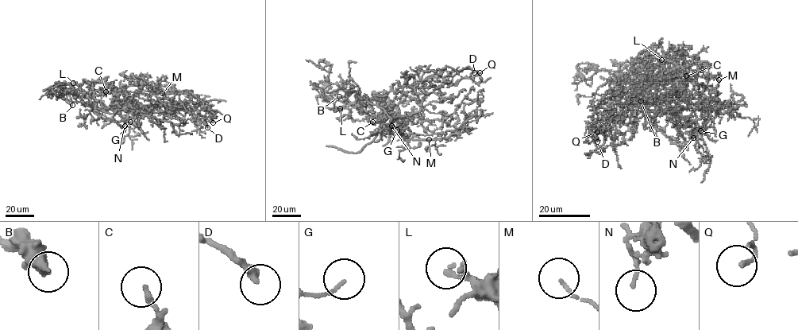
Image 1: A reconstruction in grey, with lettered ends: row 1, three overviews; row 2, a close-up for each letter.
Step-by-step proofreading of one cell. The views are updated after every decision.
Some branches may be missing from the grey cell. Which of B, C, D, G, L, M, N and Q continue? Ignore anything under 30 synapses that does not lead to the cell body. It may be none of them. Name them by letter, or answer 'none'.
none

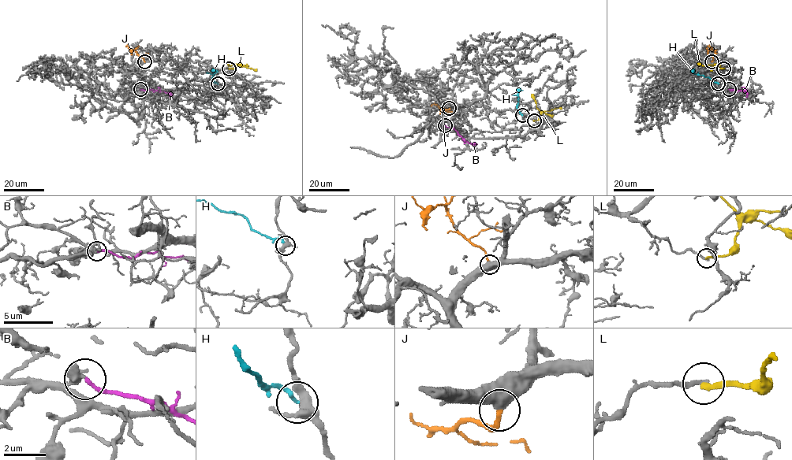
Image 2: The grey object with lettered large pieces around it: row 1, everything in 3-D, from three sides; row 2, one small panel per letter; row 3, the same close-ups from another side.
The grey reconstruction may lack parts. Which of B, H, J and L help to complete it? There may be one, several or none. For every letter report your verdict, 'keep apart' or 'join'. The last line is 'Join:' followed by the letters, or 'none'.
B: keep apart
H: keep apart
J: join
L: keep apart
Join: J

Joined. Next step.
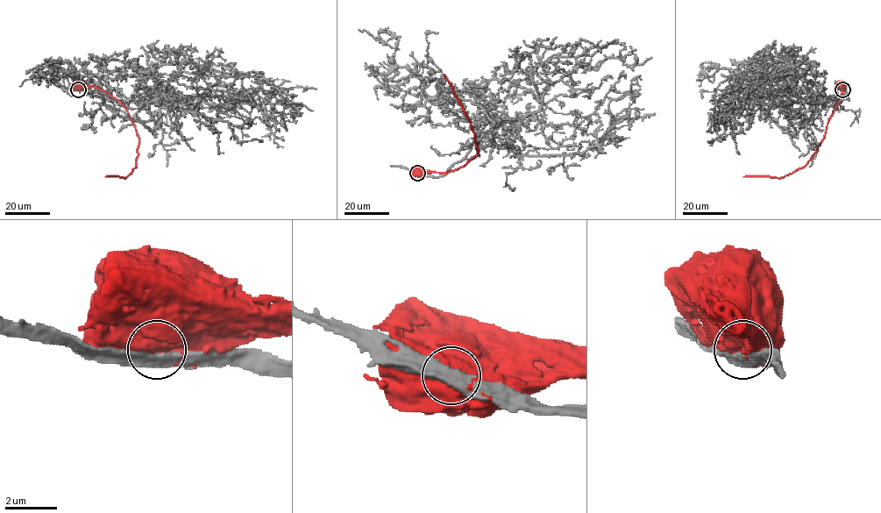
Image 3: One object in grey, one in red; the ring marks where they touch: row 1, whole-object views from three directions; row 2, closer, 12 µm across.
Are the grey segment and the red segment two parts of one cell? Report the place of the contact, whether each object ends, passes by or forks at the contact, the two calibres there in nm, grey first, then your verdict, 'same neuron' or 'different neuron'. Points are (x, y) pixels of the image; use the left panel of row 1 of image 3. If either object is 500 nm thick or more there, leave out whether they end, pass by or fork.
place (78, 89); calibres 500 and 1000 nm; different neuron

